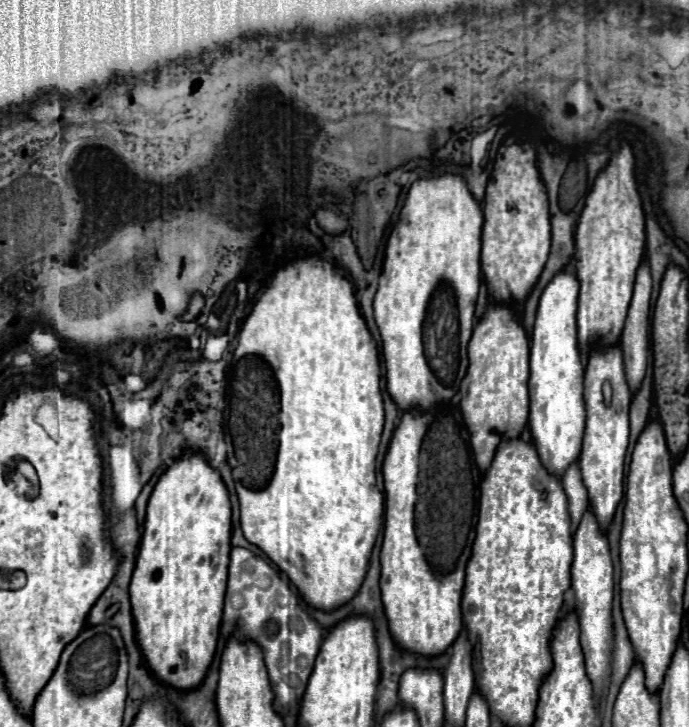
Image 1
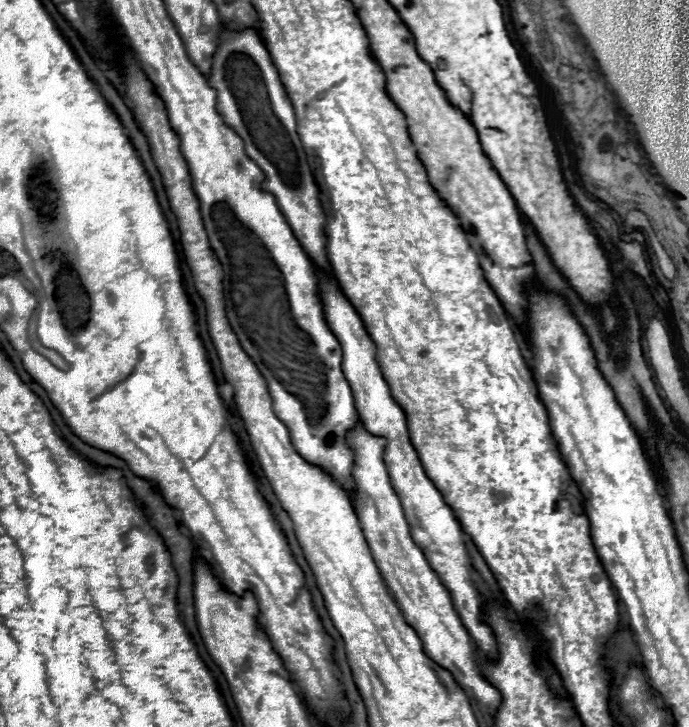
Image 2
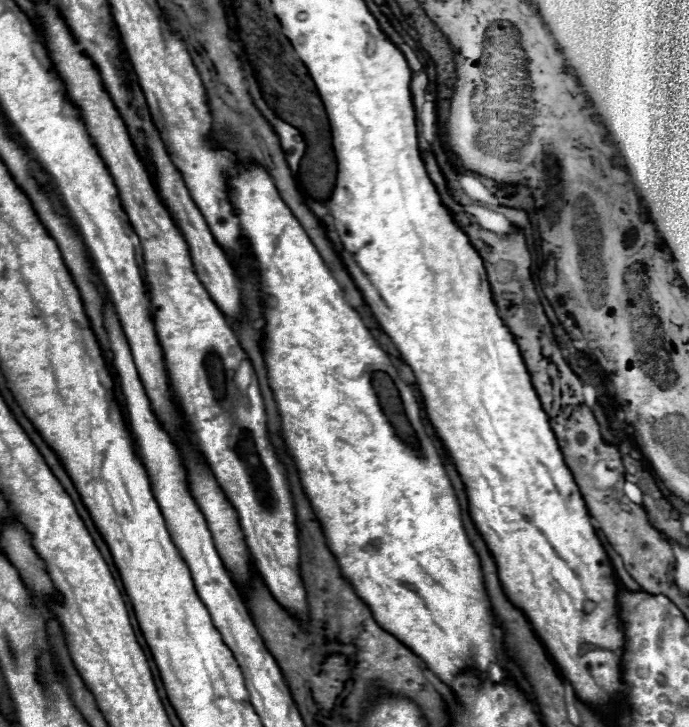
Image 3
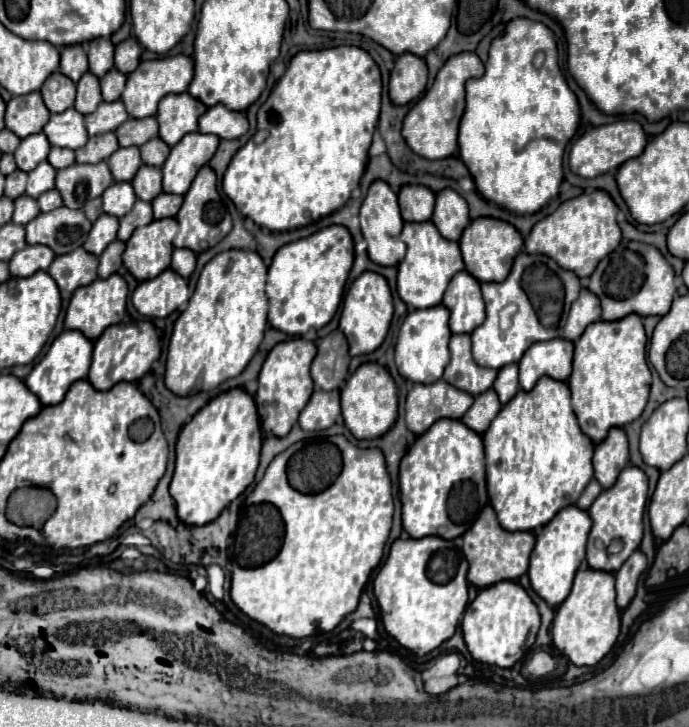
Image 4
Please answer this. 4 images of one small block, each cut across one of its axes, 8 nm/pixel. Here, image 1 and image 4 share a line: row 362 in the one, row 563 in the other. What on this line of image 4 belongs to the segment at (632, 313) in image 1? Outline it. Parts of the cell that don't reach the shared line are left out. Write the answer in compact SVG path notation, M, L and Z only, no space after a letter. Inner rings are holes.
M636 550L632 558L628 558L628 562L624 562L624 566L616 572L616 604L620 610L624 610L634 598L638 578L644 570L646 570L646 556L640 550Z

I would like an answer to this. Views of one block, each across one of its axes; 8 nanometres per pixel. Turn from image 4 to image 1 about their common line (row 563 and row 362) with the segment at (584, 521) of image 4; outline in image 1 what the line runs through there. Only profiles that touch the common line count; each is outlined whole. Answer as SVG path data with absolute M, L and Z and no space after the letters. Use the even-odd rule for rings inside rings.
M568 266L548 282L538 302L530 340L530 432L544 468L562 476L578 460L584 434L584 366L576 342L576 298L580 284Z

